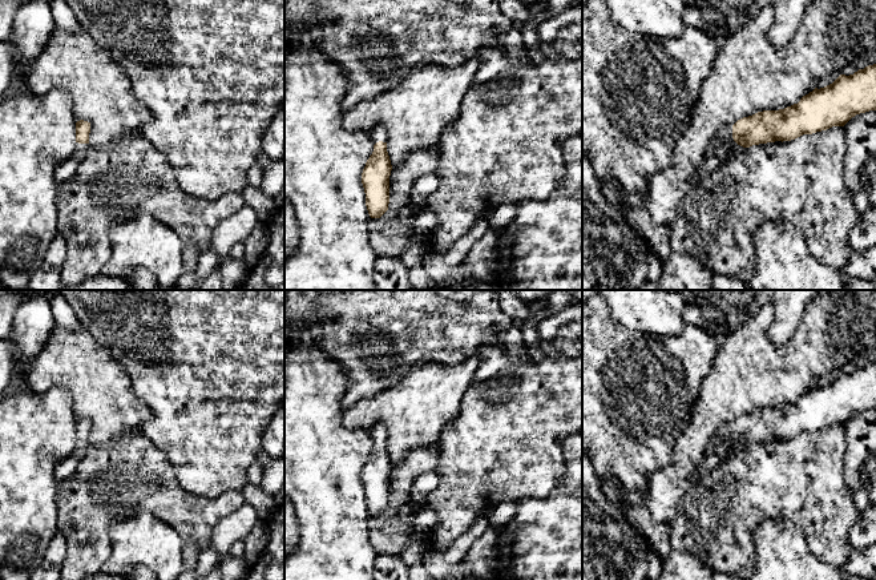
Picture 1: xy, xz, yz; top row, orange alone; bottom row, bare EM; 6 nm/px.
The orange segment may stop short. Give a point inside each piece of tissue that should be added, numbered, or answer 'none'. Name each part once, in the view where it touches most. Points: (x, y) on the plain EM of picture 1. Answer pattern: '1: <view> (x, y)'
1: yz (725, 434)

